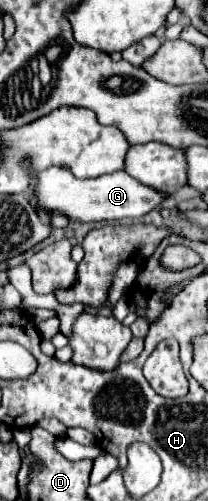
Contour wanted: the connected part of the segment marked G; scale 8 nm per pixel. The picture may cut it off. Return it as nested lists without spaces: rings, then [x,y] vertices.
[[[46,168],[38,174],[38,204],[42,204],[42,208],[50,208],[50,212],[54,214],[64,214],[70,216],[70,220],[80,220],[80,222],[140,218],[160,208],[160,204],[168,196],[170,194],[144,186],[128,172],[114,172],[114,174],[98,176],[94,180],[80,180],[66,168]]]

